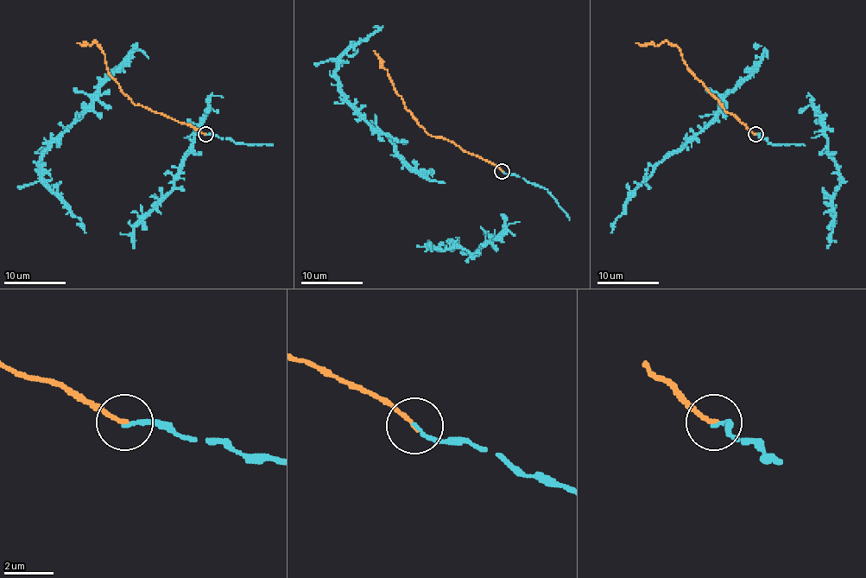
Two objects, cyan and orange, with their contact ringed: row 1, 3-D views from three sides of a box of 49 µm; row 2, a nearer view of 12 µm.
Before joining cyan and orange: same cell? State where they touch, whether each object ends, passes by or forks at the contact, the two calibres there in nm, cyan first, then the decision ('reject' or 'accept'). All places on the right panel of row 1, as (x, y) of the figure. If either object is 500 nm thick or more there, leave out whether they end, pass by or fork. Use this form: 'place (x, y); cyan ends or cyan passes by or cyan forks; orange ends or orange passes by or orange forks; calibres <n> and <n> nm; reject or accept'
place (755, 134); cyan ends; orange ends; calibres 130 and 160 nm; accept

